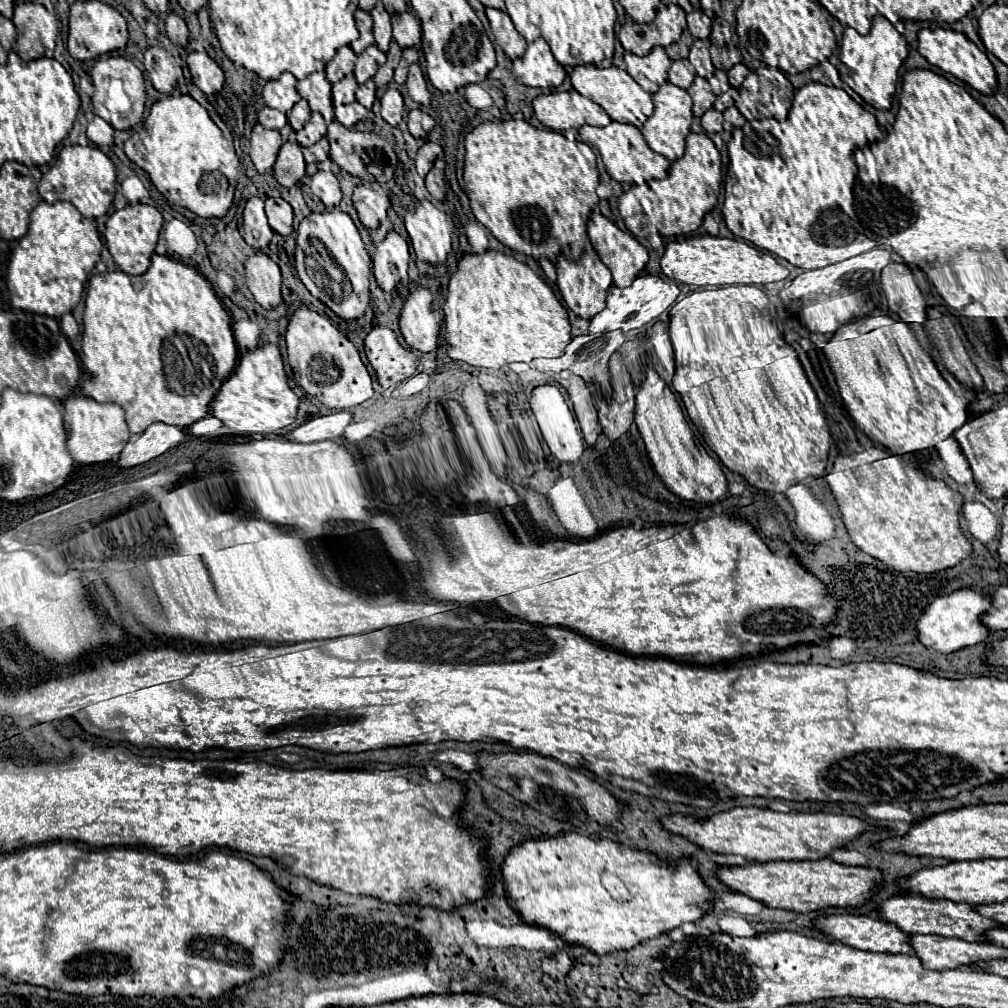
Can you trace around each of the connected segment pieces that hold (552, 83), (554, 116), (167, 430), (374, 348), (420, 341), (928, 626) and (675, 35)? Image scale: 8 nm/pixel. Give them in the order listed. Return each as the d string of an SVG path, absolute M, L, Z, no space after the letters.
M544 38L528 44L524 56L514 60L514 78L524 86L556 88L564 82L566 70L556 62Z
M576 90L542 94L532 100L536 118L550 130L568 130L580 128L582 124L590 126L608 126L612 120L602 106L590 98L578 94Z
M164 422L150 424L136 440L128 442L120 452L118 464L122 468L132 468L164 454L166 450L178 446L184 440L184 432L178 426Z
M376 326L364 340L366 358L376 372L378 384L382 388L396 386L402 380L414 376L418 368L418 356L404 348L398 340L398 334L390 328Z
M416 288L404 302L400 314L400 332L406 344L418 352L432 352L438 344L442 316L434 308L430 290Z
M958 590L948 596L938 596L930 608L922 614L922 620L918 620L918 636L920 642L928 648L934 648L938 652L956 652L966 646L980 644L988 638L990 630L980 622L982 614L988 612L992 606L990 598L974 592L974 590Z
M670 4L658 10L658 16L648 24L624 24L618 32L618 38L626 52L638 56L648 54L654 46L670 46L680 40L682 30L686 28L686 14L680 6Z

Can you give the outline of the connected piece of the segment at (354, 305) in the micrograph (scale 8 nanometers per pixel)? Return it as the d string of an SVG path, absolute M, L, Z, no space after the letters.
M312 212L300 222L294 266L308 292L324 302L336 316L346 322L364 316L370 304L368 284L372 276L372 260L364 248L358 228L346 212Z

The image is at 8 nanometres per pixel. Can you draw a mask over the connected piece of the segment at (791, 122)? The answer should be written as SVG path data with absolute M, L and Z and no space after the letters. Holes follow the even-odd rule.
M820 82L804 84L796 90L786 120L753 120L747 121L742 128L734 128L728 142L730 166L724 182L726 198L722 207L728 230L802 270L824 268L872 250L876 242L864 236L854 212L852 186L858 168L852 160L852 150L883 138L876 117L856 104L844 90ZM766 140L774 140L776 145L770 146Z

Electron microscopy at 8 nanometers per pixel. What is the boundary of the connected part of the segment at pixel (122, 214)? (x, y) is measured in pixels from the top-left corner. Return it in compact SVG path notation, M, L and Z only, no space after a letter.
M128 204L122 210L114 210L106 222L106 246L114 258L114 262L120 266L122 272L140 276L148 270L150 266L150 256L154 254L156 242L158 242L158 232L162 228L162 214L148 204Z

